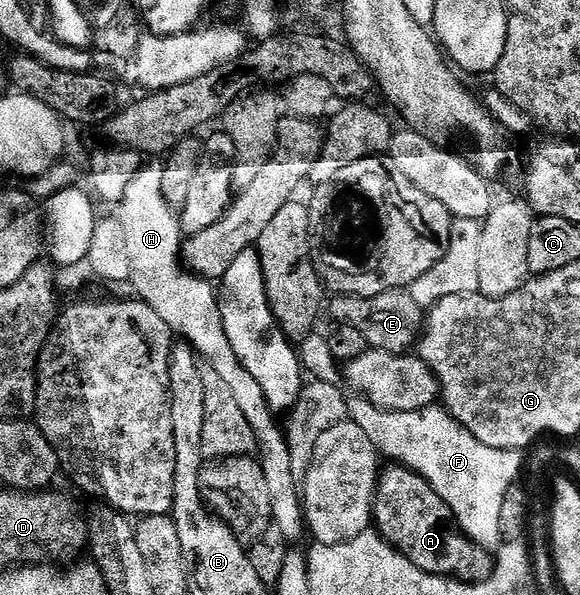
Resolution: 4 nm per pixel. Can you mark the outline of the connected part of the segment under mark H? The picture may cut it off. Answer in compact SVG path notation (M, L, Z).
M145 164L137 171L134 179L130 179L130 187L126 187L126 195L119 202L118 209L118 220L122 223L122 231L126 231L130 255L128 281L136 292L133 294L154 307L173 334L187 341L202 358L203 364L214 367L222 383L230 387L242 415L246 415L246 423L250 423L250 431L254 431L258 460L270 490L272 523L278 527L278 531L282 531L282 535L286 535L290 543L302 540L306 537L302 491L294 479L285 430L281 422L280 425L276 422L279 421L277 414L272 412L270 403L266 403L262 387L258 387L254 375L242 367L238 355L234 355L234 347L230 347L230 339L226 339L218 293L212 290L213 282L189 272L182 264L180 218L177 210L166 203L166 195L162 195L162 168L159 164Z

